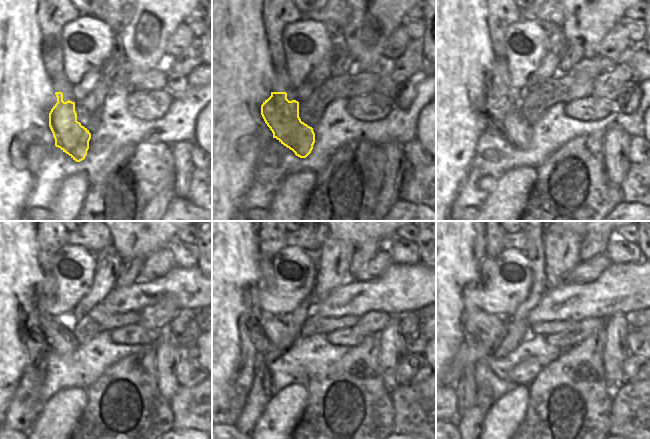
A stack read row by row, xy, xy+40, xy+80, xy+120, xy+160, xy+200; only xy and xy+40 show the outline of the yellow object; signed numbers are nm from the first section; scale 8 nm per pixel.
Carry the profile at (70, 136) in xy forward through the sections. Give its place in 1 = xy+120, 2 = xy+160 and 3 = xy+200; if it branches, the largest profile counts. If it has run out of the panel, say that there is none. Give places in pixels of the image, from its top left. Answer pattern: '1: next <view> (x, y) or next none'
1: next xy+120 (55, 333)
2: next xy+160 (267, 332)
3: next xy+200 (487, 331)

